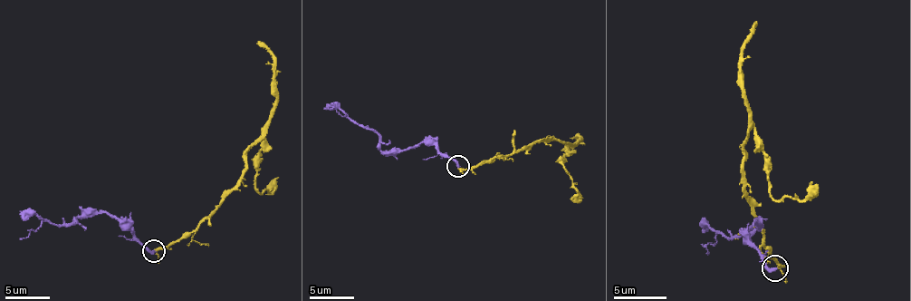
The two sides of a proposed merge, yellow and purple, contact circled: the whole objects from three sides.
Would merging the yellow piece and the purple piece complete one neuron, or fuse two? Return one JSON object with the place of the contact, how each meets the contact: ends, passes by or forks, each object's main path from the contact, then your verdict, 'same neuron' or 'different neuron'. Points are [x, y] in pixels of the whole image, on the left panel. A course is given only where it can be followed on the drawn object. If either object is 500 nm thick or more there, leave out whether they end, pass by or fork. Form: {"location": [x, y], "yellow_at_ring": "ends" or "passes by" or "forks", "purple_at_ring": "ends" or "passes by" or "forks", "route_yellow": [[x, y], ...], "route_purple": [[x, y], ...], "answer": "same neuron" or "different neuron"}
{"location": [153, 250], "yellow_at_ring": "passes by", "purple_at_ring": "ends", "route_yellow": [[153, 251], [186, 237], [220, 204], [244, 168], [244, 152], [263, 134], [254, 188], [272, 192], [279, 177]], "route_purple": [[153, 251], [105, 213], [85, 213], [76, 218], [74, 224], [44, 221], [20, 239]], "answer": "same neuron"}

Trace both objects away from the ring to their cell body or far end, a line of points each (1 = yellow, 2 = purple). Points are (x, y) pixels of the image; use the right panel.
1: (777, 268), (743, 170), (745, 136), (751, 131), (763, 154), (774, 199), (803, 199), (811, 181)
2: (774, 268), (766, 266), (748, 234), (756, 223), (756, 228), (740, 237), (719, 234), (705, 247), (708, 256)

